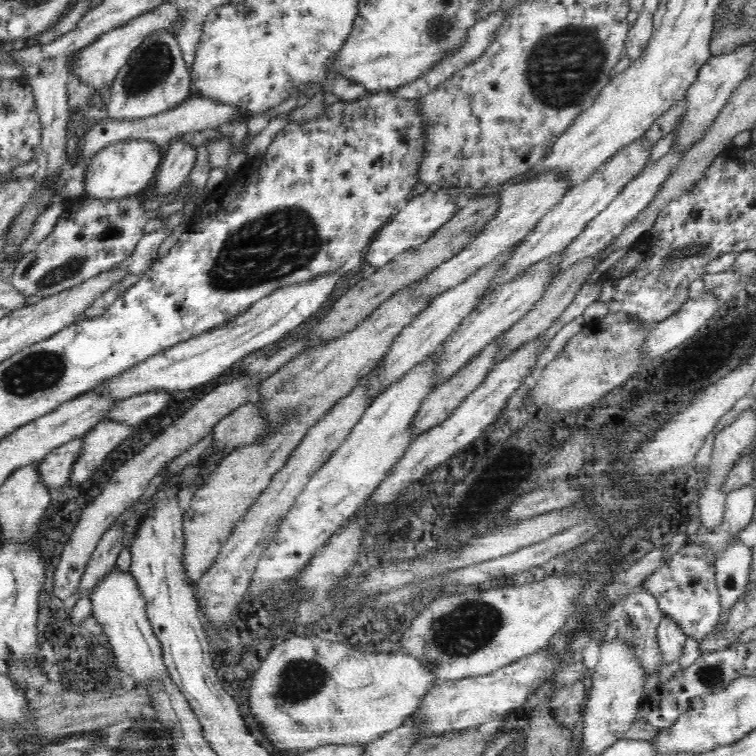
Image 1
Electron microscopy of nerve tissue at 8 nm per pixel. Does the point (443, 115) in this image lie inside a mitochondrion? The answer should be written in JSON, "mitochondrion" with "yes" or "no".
{"mitochondrion":"no"}

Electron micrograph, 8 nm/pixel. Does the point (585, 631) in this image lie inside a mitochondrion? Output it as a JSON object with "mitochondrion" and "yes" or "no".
{"mitochondrion":"yes"}

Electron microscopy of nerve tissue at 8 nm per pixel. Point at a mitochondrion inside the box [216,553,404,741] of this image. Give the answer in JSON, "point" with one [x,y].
{"point":[299,680]}

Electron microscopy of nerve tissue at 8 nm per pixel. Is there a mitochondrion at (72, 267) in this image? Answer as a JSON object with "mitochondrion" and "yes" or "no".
{"mitochondrion":"yes"}

